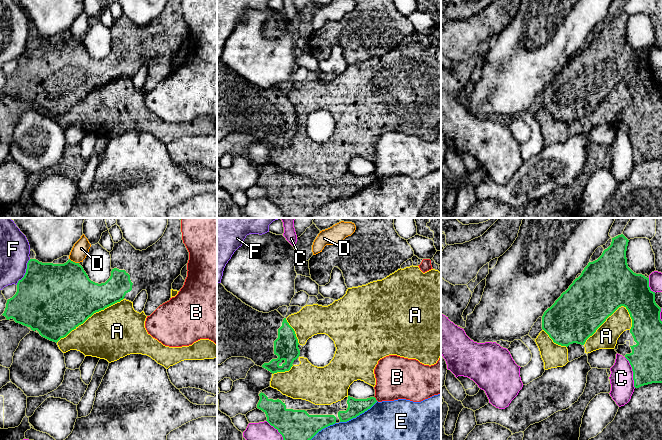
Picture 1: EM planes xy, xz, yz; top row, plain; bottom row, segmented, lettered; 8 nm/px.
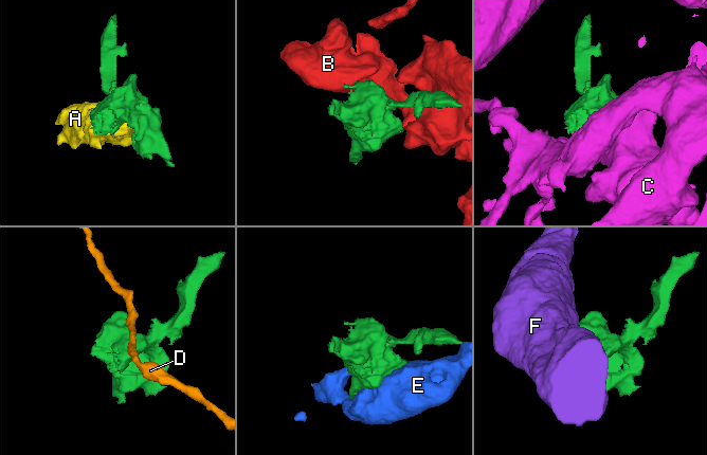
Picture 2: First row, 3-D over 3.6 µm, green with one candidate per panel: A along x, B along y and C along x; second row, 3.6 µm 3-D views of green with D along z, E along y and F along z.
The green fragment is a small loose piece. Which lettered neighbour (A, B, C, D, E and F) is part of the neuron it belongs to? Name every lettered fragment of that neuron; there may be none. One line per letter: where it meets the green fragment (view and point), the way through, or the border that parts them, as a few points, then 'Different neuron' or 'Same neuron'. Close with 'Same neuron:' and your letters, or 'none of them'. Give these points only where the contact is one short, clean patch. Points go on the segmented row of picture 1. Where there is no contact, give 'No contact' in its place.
A: Touches green at yz (604, 321). Different neuron
B: Touches green at xz (375, 398). Different neuron
C: Touches green at yz (633, 372). Different neuron
D: Touches green at xy (74, 262). Boundary: xy (69, 258), (78, 263). Different neuron
E: Touches green at xz (358, 415). Different neuron
F: Touches green at xy (26, 272). Boundary: xy (30, 259), (26, 265), (25, 274), (16, 284). Different neuron
Same neuron: none of them

